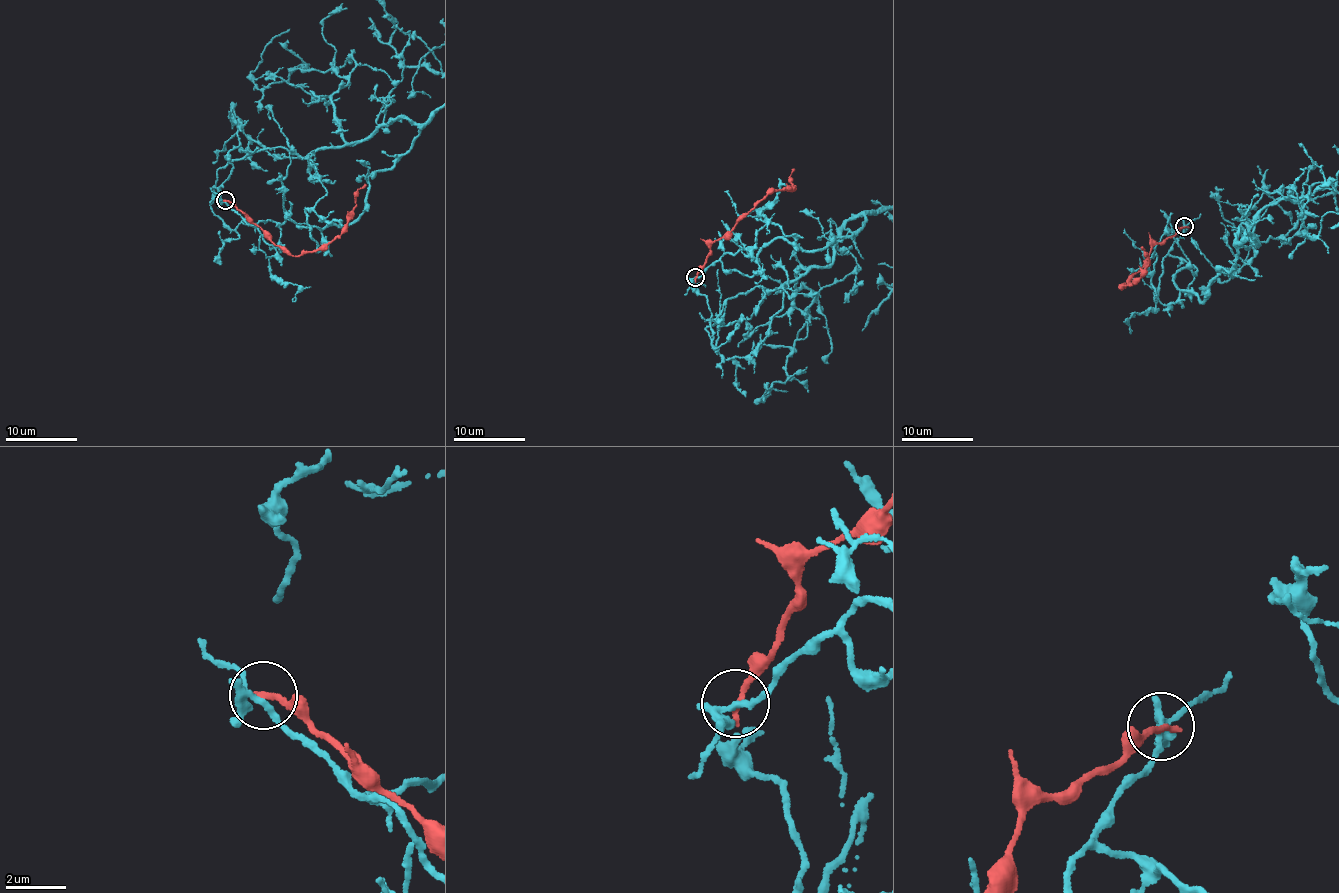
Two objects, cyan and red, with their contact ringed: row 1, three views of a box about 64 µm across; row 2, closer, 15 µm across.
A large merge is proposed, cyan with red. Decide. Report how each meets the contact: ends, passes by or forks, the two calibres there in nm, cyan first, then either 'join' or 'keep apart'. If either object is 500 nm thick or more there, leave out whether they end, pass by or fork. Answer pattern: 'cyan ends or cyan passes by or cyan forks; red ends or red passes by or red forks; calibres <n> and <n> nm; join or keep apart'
cyan forks; red ends; calibres 220 and 240 nm; keep apart

